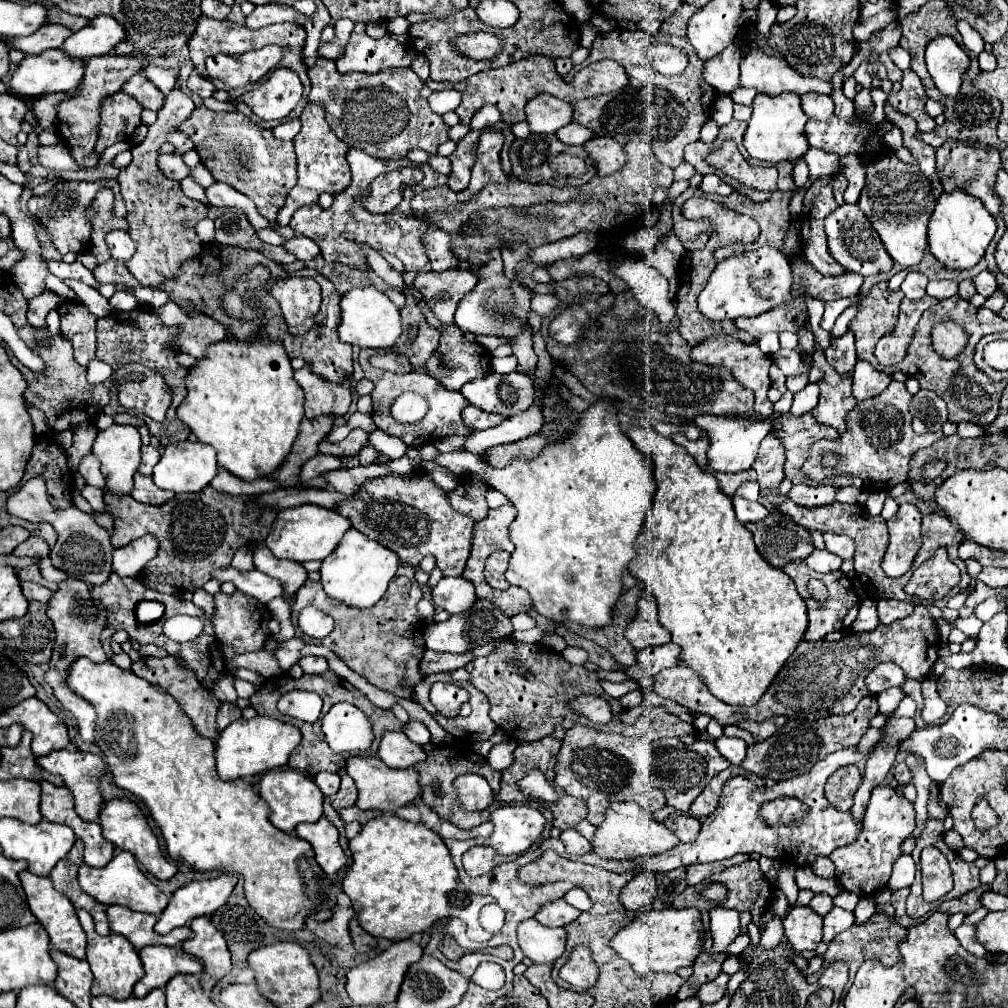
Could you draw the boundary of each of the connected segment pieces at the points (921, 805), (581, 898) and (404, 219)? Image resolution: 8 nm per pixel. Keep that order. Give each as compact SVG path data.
M919 756L919 758L922 760L921 764L917 767L910 768L913 775L912 784L915 786L917 792L917 799L914 803L916 826L912 832L915 840L920 837L928 818L927 804L929 798L929 786L931 783L931 778L927 775L923 758L921 756Z
M581 888L569 890L563 900L565 900L567 904L571 904L571 906L577 906L579 910L589 910L589 908L591 908L591 900L589 900L589 896L587 896Z
M351 148L347 152L347 162L349 162L351 172L353 172L351 186L345 192L337 194L335 202L325 210L317 210L317 204L309 204L305 208L299 208L293 214L293 220L289 222L289 226L295 230L297 236L307 236L307 238L315 240L319 244L319 248L321 248L323 260L327 260L327 262L341 262L341 264L347 264L351 268L369 270L365 252L361 250L361 244L365 244L365 246L369 246L373 250L385 250L385 252L397 256L399 260L403 260L405 270L415 270L415 272L423 270L429 260L427 260L425 248L421 244L421 232L425 232L425 228L433 228L435 224L429 222L429 220L417 220L417 216L413 214L413 210L407 204L399 206L399 214L371 214L361 204L357 204L357 200L367 192L369 184L377 176L399 170L403 166L419 168L423 172L423 180L421 180L421 186L417 190L429 190L429 188L435 188L435 186L445 186L447 176L431 170L429 164L415 166L405 158L377 160L377 158L373 158L373 156L369 156L369 154L361 152L361 150L355 150L355 148Z

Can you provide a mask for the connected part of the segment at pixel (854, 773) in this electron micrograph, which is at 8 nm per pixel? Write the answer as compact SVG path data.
M855 765L843 766L833 776L829 776L825 784L825 798L835 806L837 810L845 812L853 804L853 794L857 792L861 784L861 774Z

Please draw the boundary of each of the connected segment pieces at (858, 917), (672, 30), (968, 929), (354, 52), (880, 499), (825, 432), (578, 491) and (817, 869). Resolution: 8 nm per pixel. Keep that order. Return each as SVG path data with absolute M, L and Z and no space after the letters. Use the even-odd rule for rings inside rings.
M863 896L855 908L855 922L867 922L875 914L875 900L871 896Z
M681 4L673 16L669 16L669 20L665 20L661 24L661 32L663 34L677 34L677 36L685 36L687 34L687 20L697 12L699 8L693 4Z
M963 922L963 924L955 930L955 938L959 940L959 944L961 944L967 952L971 952L971 954L975 954L975 956L985 956L985 954L987 954L987 950L975 940L975 938L977 938L977 936L975 936L975 924Z
M351 34L349 44L345 48L345 56L337 60L339 72L367 72L375 74L383 68L399 68L409 66L417 52L411 46L409 56L409 36L385 34L383 38L369 38L363 34Z
M885 490L871 492L865 503L867 512L869 512L872 516L880 515L886 498L887 493Z
M785 414L781 420L773 422L773 432L779 436L781 444L785 446L787 452L787 462L785 462L785 476L793 482L813 482L805 472L801 472L803 462L809 458L809 446L821 438L827 440L837 440L839 432L835 428L817 424L817 420L811 414L803 414L799 418Z
M601 398L599 402L591 404L585 412L581 412L579 418L577 418L577 424L575 424L573 432L569 436L565 436L565 440L561 440L561 444L549 444L533 460L517 460L517 464L511 464L509 468L487 468L487 474L485 476L487 476L489 486L495 488L495 490L499 490L501 494L505 494L515 504L515 508L517 508L517 518L509 526L509 538L515 544L515 550L511 554L509 568L505 572L507 582L525 588L531 594L533 608L541 616L551 618L557 624L561 624L565 620L577 622L577 624L583 624L583 626L605 626L605 624L609 624L611 622L613 604L621 596L621 590L623 590L621 576L627 570L627 564L629 564L629 560L635 554L635 548L633 546L635 546L637 536L643 530L645 518L649 518L651 500L653 500L653 492L655 492L655 482L653 482L653 474L651 474L649 464L643 462L643 454L633 446L633 442L621 430L621 424L619 424L619 418L617 418L615 400L613 398Z
M817 856L811 870L821 876L821 878L835 878L835 868L833 868L833 862L827 858L827 856Z

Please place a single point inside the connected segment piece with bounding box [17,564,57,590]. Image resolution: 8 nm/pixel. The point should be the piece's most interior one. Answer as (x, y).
(31, 573)

